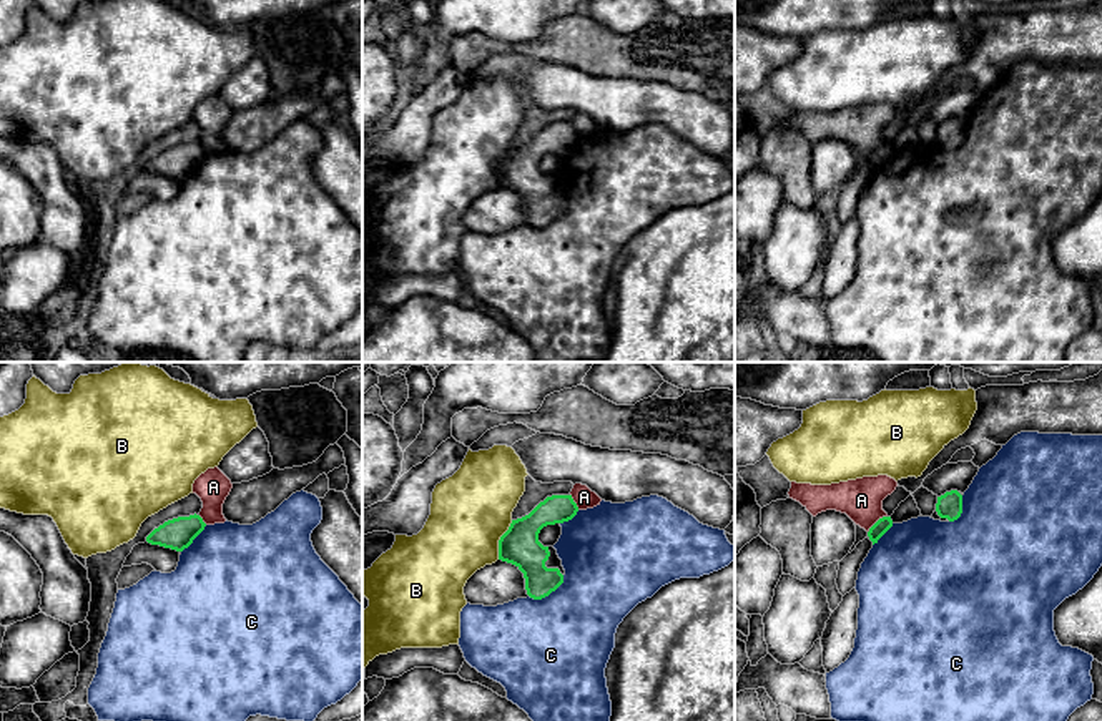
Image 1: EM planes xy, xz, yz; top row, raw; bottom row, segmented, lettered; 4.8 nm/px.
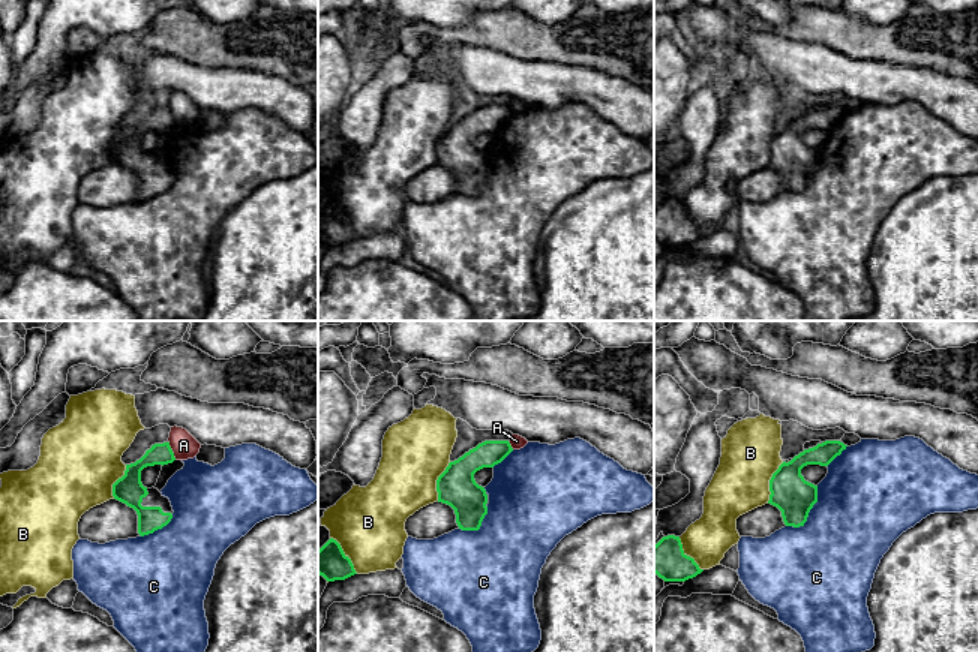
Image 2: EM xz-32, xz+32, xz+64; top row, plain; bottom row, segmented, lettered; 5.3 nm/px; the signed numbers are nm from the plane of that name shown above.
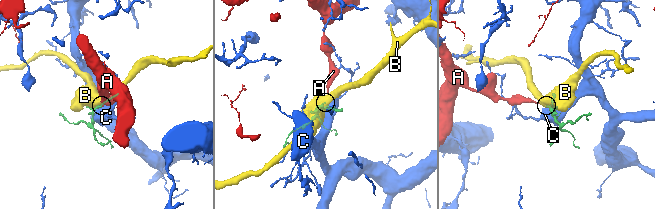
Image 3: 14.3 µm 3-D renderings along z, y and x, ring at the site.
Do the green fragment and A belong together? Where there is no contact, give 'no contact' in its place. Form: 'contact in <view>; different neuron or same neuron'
contact in yz; different neuron

